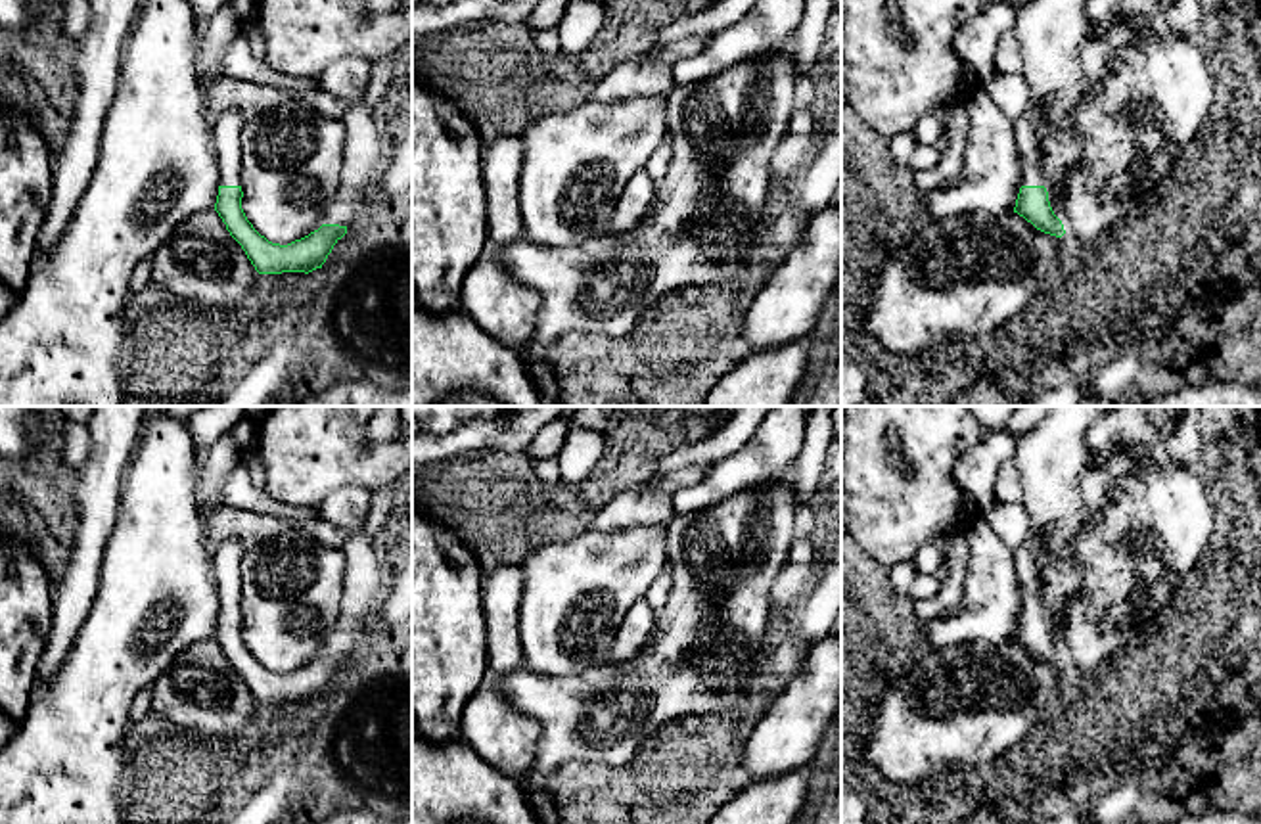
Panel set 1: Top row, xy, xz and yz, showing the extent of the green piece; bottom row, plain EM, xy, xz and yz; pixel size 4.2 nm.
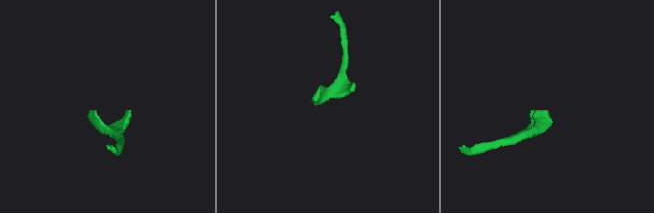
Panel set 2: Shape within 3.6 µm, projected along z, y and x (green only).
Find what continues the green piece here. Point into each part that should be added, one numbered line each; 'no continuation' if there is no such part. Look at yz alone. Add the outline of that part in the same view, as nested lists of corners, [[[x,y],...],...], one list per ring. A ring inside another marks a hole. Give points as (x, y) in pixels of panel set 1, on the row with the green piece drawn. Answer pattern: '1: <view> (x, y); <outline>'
1: yz (1030, 133); [[[1029,109],[1014,119],[1016,146],[1021,169],[1021,186],[1044,186],[1041,144],[1046,126]]]

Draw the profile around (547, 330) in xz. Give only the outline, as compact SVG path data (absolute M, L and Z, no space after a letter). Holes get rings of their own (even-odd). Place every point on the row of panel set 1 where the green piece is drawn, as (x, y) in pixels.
M793 36L784 52L763 61L736 65L707 80L671 88L665 96L665 121L673 157L665 176L653 186L648 213L632 230L609 232L573 247L539 247L523 238L498 247L498 261L506 270L540 293L535 341L546 347L567 332L625 335L661 297L682 287L726 282L742 270L744 251L774 211L768 197L770 155L788 134L795 113L795 86L805 79L795 63L795 42Z

